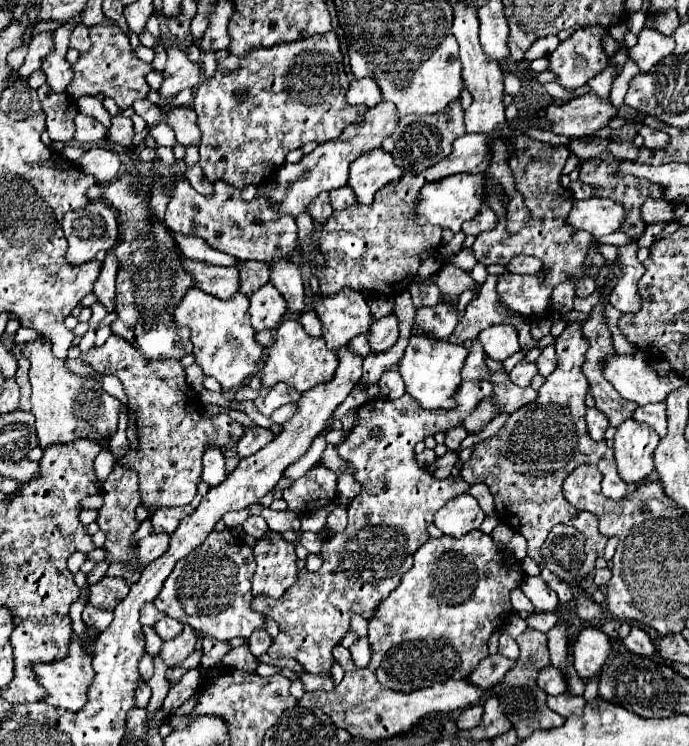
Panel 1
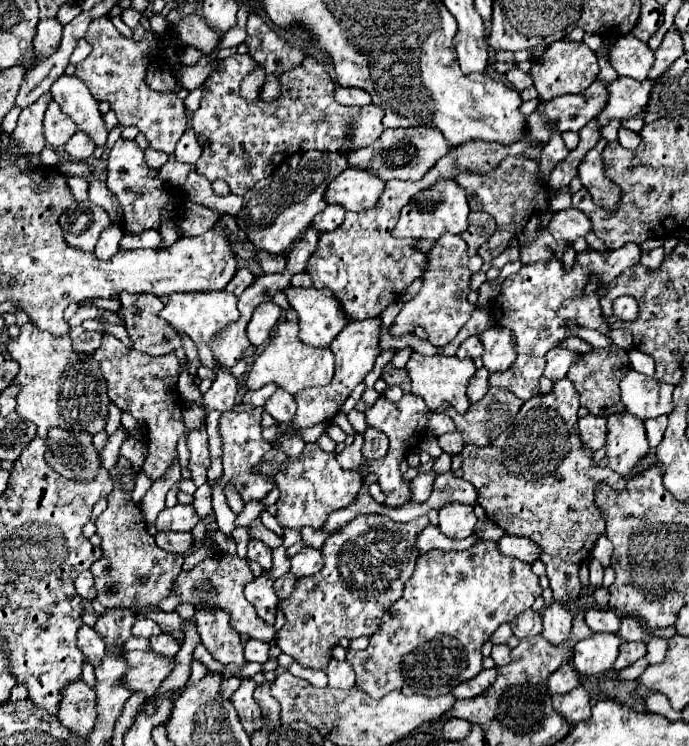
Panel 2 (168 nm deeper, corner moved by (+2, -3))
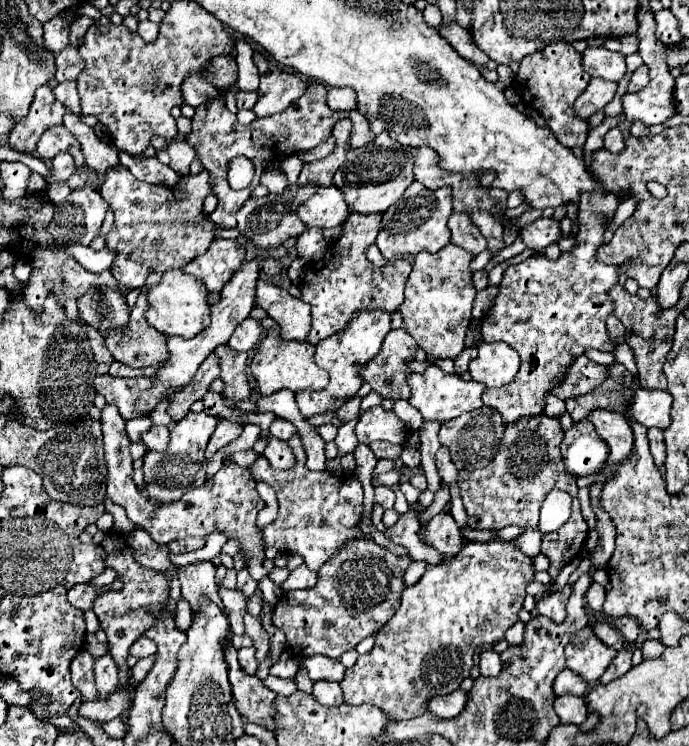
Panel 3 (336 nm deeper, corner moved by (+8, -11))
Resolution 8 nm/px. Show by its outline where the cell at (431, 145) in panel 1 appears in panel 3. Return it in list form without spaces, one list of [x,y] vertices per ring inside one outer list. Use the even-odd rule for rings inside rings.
[[[381,132],[371,144],[349,150],[347,160],[335,172],[333,184],[343,192],[351,212],[359,214],[383,214],[391,204],[395,204],[403,192],[413,182],[413,156],[411,148],[403,148],[395,140]]]

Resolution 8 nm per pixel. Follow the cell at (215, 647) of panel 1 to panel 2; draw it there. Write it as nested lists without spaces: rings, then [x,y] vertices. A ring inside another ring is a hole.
[[[221,610],[215,612],[197,612],[197,632],[205,648],[213,654],[215,660],[221,664],[245,664],[243,646],[239,634],[229,626],[229,616]]]

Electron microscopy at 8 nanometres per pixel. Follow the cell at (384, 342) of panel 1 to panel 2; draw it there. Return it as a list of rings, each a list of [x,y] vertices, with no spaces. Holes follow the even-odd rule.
[[[445,234],[435,244],[431,254],[427,256],[427,268],[423,274],[423,288],[419,294],[403,306],[403,310],[397,314],[393,326],[389,328],[391,336],[403,336],[413,332],[417,326],[423,326],[429,334],[429,342],[433,346],[447,346],[461,326],[469,320],[471,312],[475,310],[473,304],[467,302],[469,294],[469,278],[471,272],[467,268],[467,244],[457,234]]]

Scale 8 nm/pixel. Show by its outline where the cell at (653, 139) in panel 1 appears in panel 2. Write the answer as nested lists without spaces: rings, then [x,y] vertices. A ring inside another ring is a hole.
[[[619,128],[619,138],[617,140],[623,148],[629,148],[629,150],[635,150],[641,144],[639,132],[633,132],[633,130],[627,130],[627,128]]]

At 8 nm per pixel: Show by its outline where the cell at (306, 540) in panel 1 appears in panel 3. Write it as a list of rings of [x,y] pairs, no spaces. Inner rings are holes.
[[[301,564],[299,568],[295,568],[289,578],[281,584],[283,592],[289,592],[289,590],[303,590],[303,588],[313,588],[317,582],[317,572],[305,568],[305,564]]]

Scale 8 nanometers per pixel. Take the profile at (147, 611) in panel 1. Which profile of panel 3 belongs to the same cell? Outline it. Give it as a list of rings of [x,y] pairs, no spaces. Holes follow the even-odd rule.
[[[145,636],[137,638],[135,644],[131,646],[131,656],[137,656],[137,658],[145,658],[145,656],[153,656],[157,652],[157,644]]]

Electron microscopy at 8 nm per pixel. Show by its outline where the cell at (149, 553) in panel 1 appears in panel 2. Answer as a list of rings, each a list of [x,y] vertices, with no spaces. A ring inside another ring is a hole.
[[[157,532],[155,534],[157,546],[161,546],[165,552],[177,552],[185,554],[191,548],[191,532]]]

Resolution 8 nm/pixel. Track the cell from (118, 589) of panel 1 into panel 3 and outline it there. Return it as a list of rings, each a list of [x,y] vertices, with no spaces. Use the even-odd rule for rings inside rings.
[[[107,654],[103,658],[97,658],[95,662],[95,684],[99,690],[99,698],[107,698],[111,696],[111,692],[115,692],[117,688],[117,666],[113,662],[113,658]]]

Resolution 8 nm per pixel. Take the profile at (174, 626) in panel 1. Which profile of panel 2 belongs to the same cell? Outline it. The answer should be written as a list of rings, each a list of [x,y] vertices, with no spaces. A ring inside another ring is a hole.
[[[161,632],[157,636],[151,636],[151,650],[157,654],[165,654],[165,656],[175,656],[179,652],[179,644],[177,640],[173,640],[171,634]]]

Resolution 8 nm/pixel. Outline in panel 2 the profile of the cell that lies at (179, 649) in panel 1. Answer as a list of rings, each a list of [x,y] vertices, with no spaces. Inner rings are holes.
[[[151,650],[125,652],[125,658],[129,660],[125,686],[135,692],[143,692],[149,698],[175,668],[175,656],[157,656]]]

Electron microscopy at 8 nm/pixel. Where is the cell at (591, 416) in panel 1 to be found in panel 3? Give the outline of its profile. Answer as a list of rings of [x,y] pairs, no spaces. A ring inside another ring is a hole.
[[[589,420],[573,424],[561,442],[561,456],[571,476],[589,476],[607,462],[609,448]]]

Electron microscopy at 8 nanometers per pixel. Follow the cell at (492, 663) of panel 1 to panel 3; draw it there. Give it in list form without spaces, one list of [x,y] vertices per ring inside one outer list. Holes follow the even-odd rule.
[[[455,690],[447,696],[437,696],[437,698],[431,698],[429,704],[427,704],[427,710],[439,718],[455,718],[459,716],[459,712],[465,708],[467,704],[467,694],[463,690]]]

